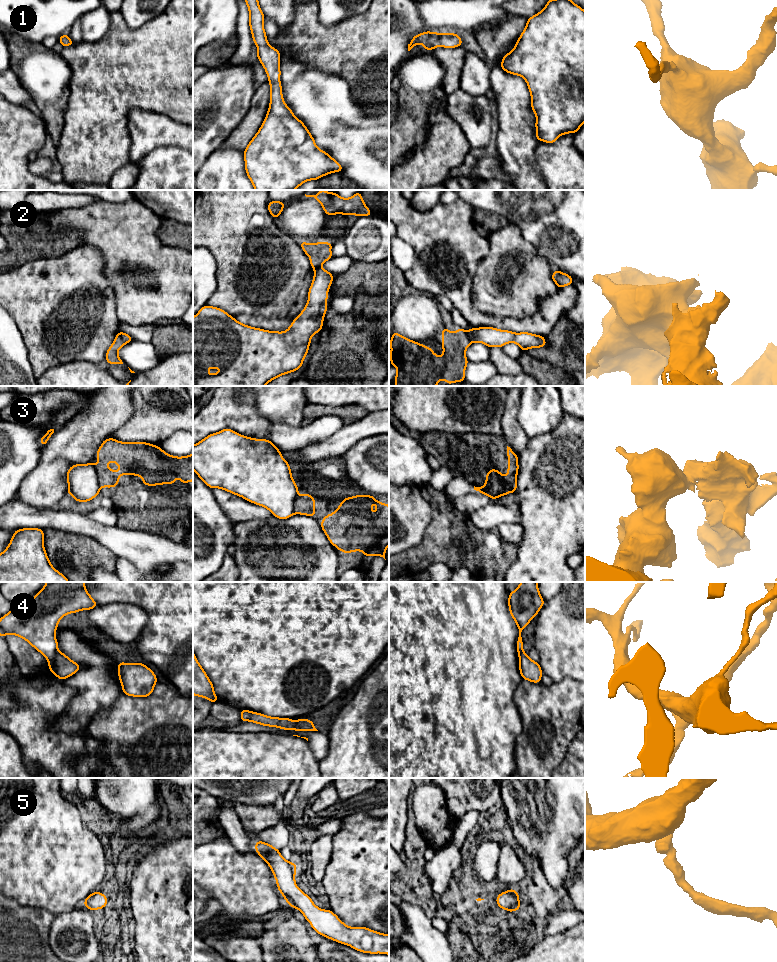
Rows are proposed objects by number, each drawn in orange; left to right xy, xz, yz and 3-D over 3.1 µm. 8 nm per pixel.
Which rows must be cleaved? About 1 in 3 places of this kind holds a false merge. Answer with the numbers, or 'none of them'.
2, 3, 4

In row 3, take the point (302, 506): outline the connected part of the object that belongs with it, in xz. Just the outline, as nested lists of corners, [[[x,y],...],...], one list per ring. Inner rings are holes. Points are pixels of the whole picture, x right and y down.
[[[306,492],[298,497],[294,503],[294,514],[307,515],[315,517],[315,496]]]

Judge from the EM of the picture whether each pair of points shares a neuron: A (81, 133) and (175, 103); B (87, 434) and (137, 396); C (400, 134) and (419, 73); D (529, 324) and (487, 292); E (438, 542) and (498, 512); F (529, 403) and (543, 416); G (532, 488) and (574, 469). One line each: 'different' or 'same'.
A: same
B: different
C: same
D: different
E: different
F: same
G: same

